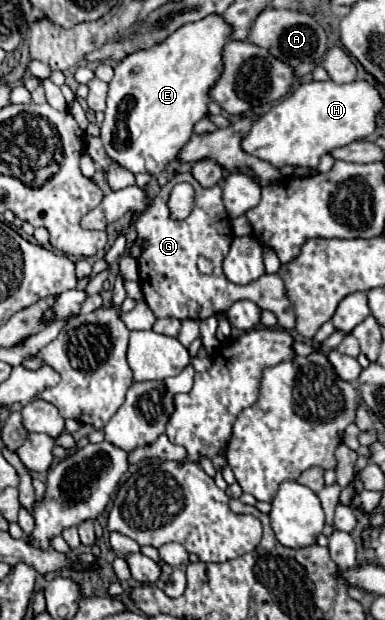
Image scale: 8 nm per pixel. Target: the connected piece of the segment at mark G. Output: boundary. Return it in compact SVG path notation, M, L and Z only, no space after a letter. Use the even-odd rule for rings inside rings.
M180 173L172 177L156 195L152 207L148 207L148 211L138 219L136 231L138 231L138 241L142 247L142 253L138 257L138 269L140 269L138 283L142 287L148 307L154 311L158 319L160 317L208 319L212 315L226 313L236 301L248 299L248 301L254 301L260 309L272 311L278 319L280 329L284 331L294 329L296 317L294 317L292 305L288 303L288 297L284 295L284 283L276 273L274 275L264 273L258 281L252 281L248 285L236 285L224 277L222 261L230 249L234 235L230 229L230 217L222 203L220 185L206 189L190 173ZM178 183L190 183L196 191L194 209L182 221L172 219L170 207L168 207L170 191ZM200 257L212 261L210 273L202 273L198 269Z

